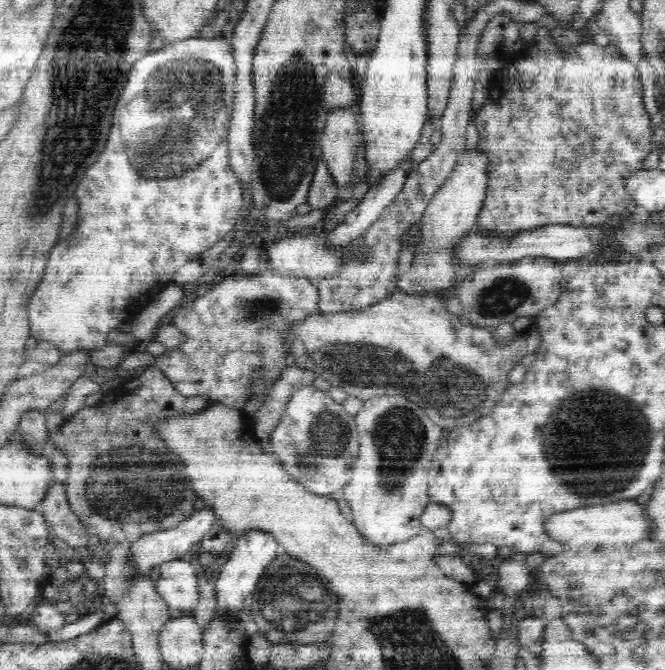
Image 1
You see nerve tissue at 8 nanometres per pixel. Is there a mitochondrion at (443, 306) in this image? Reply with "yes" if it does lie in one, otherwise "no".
no

